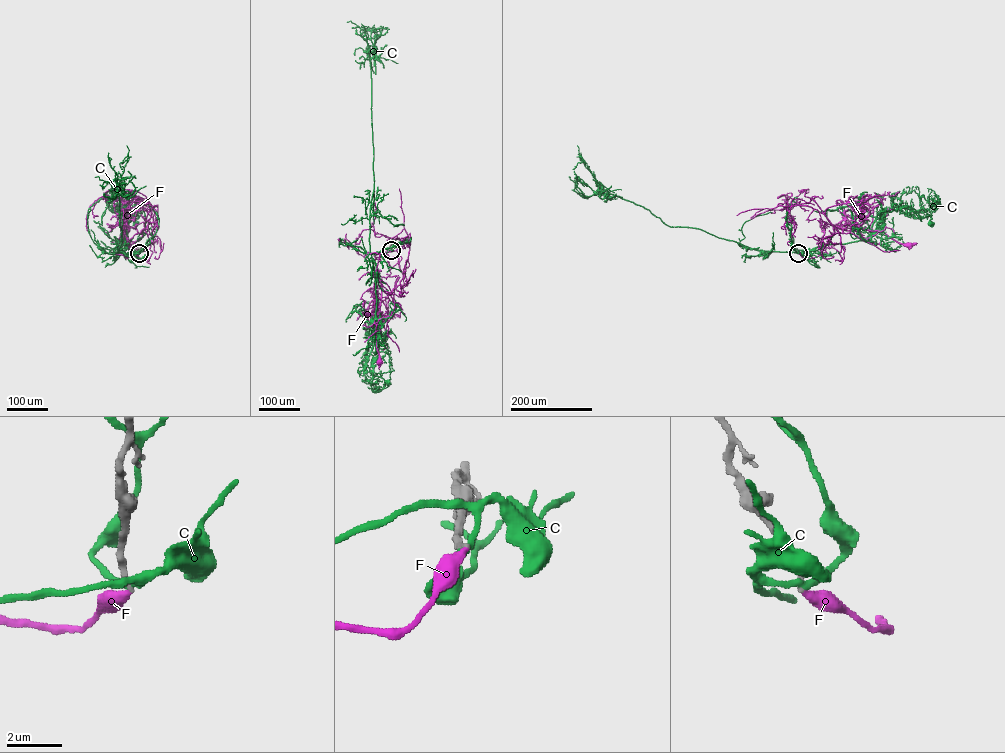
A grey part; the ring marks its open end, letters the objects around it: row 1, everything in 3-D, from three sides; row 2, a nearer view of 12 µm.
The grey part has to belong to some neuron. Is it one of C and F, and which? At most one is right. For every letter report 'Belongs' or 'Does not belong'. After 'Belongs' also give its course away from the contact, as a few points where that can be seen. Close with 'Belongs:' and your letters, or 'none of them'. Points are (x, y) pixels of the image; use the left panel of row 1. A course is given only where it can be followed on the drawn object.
C: Does not belong
F: Does not belong
Belongs: none of them

